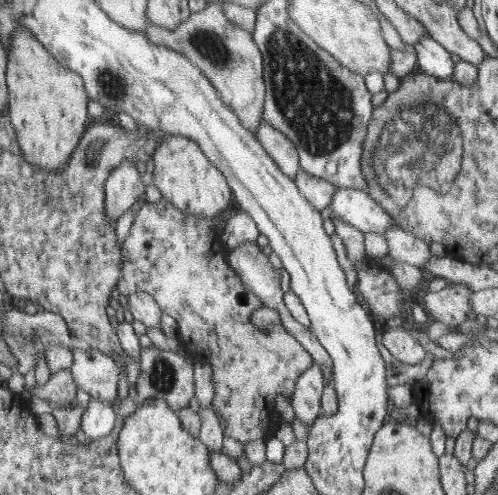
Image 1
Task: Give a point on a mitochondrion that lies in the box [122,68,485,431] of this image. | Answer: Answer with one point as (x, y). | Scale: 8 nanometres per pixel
(424, 144)

